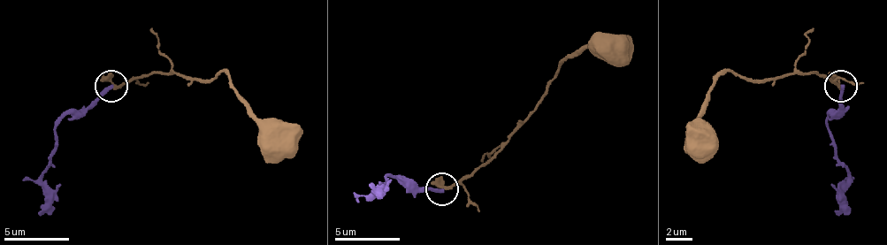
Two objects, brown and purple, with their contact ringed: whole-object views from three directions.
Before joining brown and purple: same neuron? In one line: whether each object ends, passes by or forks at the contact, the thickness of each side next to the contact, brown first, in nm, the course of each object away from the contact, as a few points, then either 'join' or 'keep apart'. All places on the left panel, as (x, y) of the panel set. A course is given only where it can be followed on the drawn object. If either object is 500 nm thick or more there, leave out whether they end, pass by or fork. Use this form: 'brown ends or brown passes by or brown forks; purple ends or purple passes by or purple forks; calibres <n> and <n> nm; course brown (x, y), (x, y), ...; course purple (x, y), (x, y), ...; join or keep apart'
brown forks; purple ends; calibres 190 and 280 nm; course brown (110, 83), (126, 83), (152, 73), (204, 80), (221, 71), (231, 80), (243, 106), (292, 158); course purple (110, 87), (87, 106), (58, 122), (52, 161), (42, 174), (45, 210), (39, 217); keep apart

